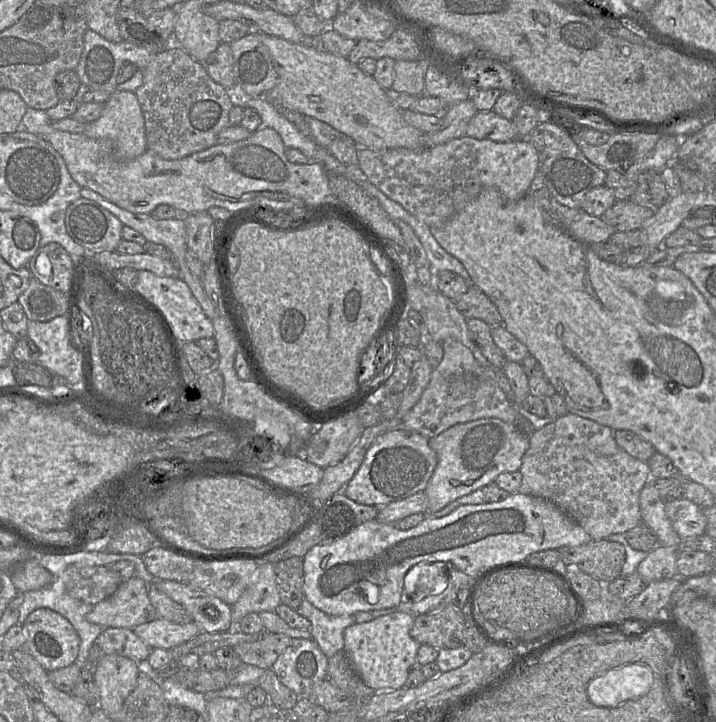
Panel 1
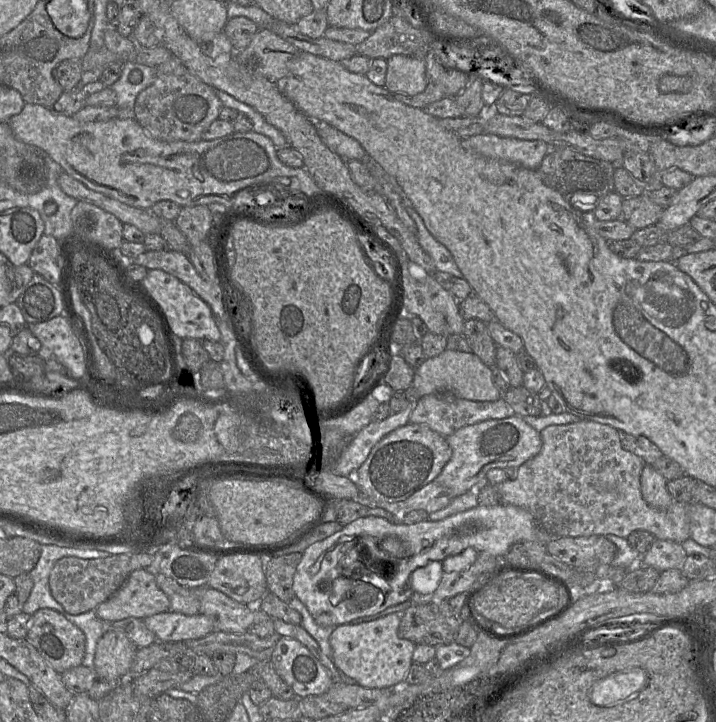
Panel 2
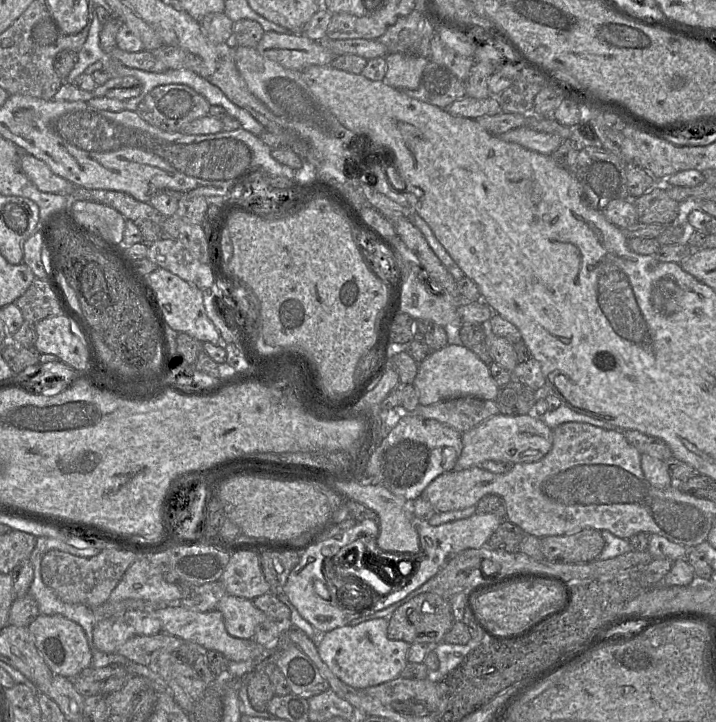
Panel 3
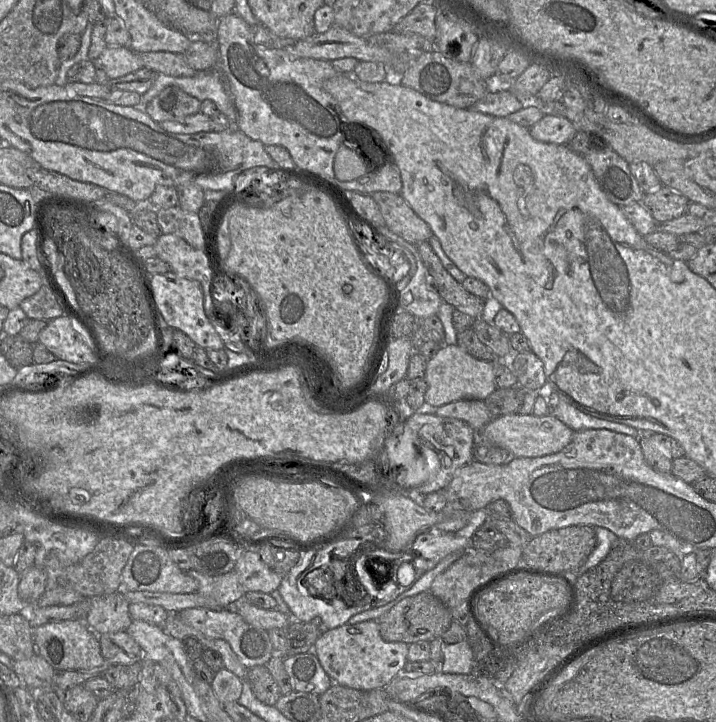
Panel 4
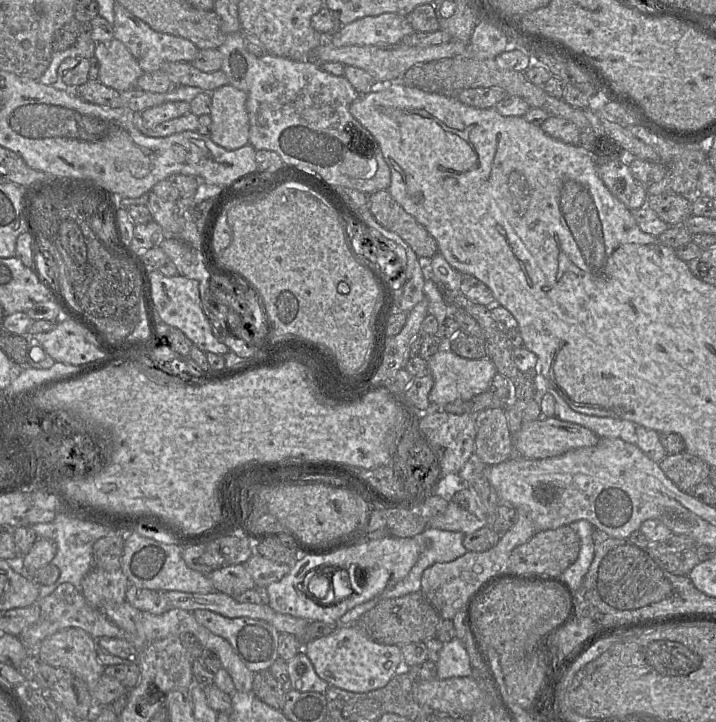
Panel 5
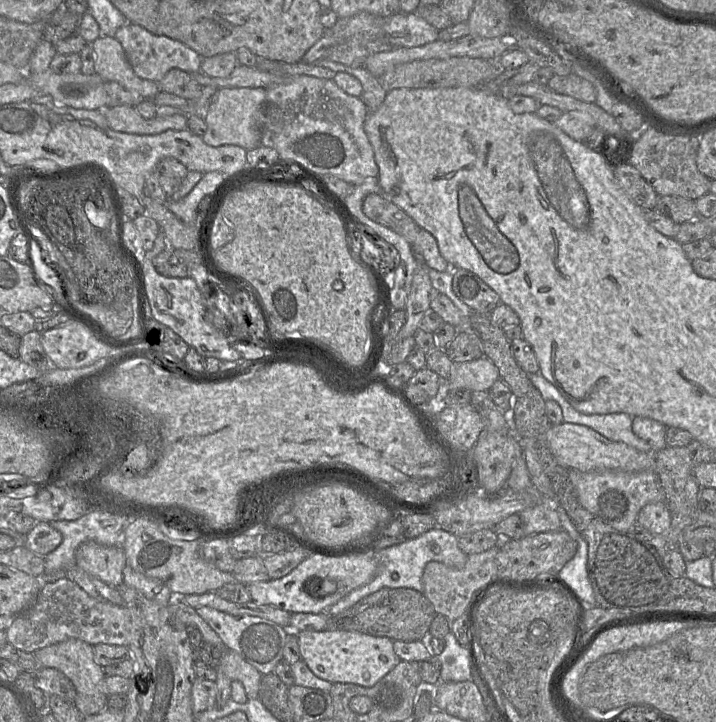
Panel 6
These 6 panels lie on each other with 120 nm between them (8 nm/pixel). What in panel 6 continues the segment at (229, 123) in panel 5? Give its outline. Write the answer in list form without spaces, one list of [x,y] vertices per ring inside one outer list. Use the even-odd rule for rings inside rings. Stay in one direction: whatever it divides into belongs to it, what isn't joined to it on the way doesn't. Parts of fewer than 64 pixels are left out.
[[[262,87],[220,88],[215,99],[203,112],[207,130],[203,141],[212,147],[237,145],[246,150],[261,145],[263,127],[263,104],[267,90]]]

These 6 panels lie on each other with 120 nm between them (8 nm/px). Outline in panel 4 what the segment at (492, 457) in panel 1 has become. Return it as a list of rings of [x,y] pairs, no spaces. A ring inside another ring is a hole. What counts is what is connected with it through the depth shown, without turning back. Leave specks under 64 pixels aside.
[[[512,413],[493,417],[478,435],[511,452],[516,458],[535,458],[557,453],[572,440],[574,431],[552,415],[535,416]]]

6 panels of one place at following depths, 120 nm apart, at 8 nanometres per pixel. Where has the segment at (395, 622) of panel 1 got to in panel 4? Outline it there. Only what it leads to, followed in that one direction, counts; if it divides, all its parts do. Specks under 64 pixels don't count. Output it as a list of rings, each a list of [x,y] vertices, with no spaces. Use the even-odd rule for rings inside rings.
[[[368,620],[357,624],[344,624],[331,630],[324,630],[314,644],[314,655],[334,684],[361,691],[385,688],[398,675],[408,662],[408,646],[403,642],[386,642],[379,633],[376,620]]]

